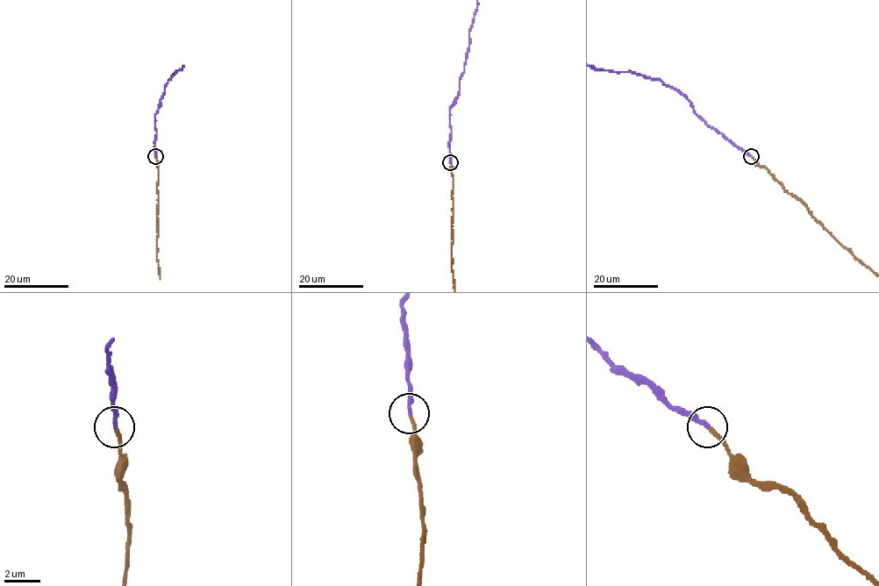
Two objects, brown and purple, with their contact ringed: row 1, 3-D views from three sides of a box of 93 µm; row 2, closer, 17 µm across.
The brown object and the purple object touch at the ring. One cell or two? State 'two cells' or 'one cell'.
one cell

